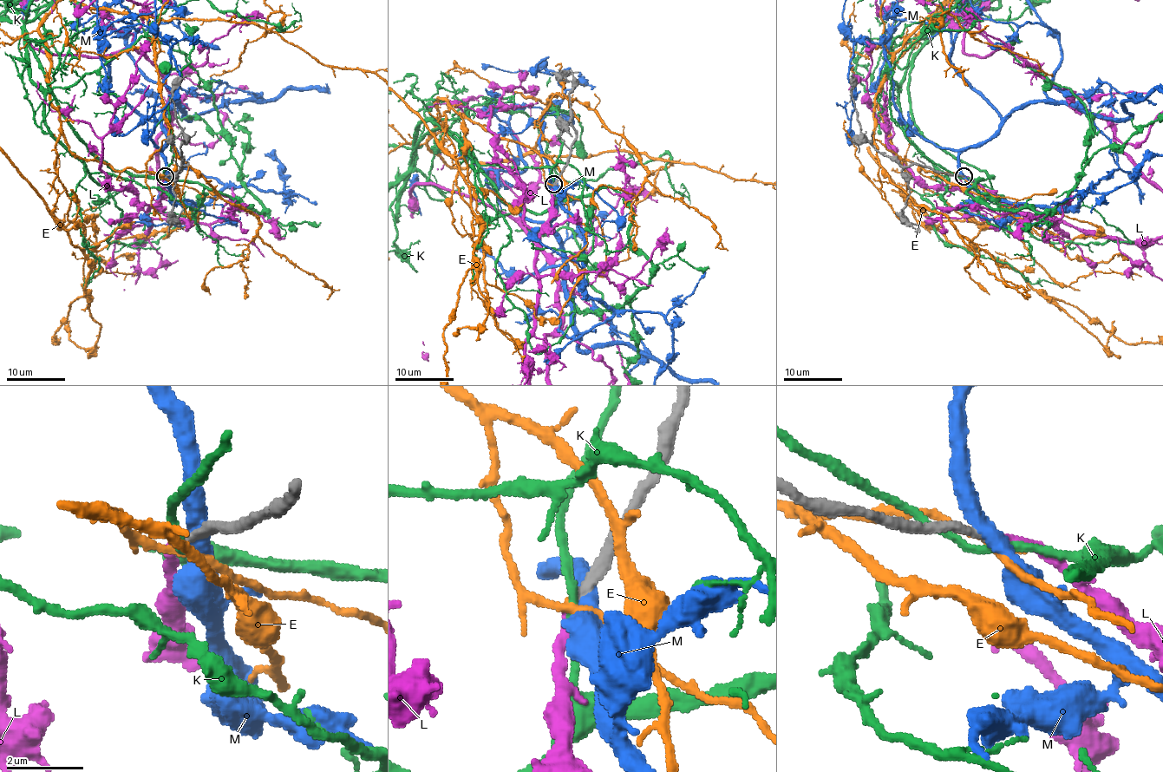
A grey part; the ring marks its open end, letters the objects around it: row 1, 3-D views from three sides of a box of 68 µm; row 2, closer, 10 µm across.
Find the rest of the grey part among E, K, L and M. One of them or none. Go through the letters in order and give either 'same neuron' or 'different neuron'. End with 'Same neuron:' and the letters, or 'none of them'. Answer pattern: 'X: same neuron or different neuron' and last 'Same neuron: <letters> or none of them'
E: different neuron
K: different neuron
L: same neuron
M: different neuron
Same neuron: L

